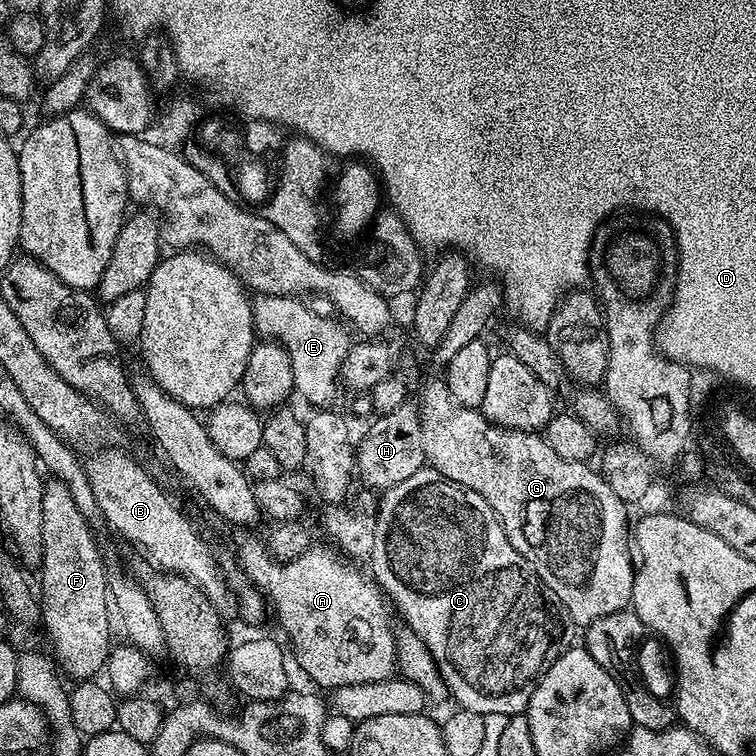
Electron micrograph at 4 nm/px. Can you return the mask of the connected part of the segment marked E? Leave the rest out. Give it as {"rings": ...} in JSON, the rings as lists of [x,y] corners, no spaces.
{"rings":[[[257,295],[251,301],[252,327],[255,335],[281,344],[286,350],[288,361],[294,372],[294,392],[312,404],[328,404],[336,392],[340,380],[340,367],[350,347],[333,321],[319,317],[307,309],[305,301],[295,296]]]}

